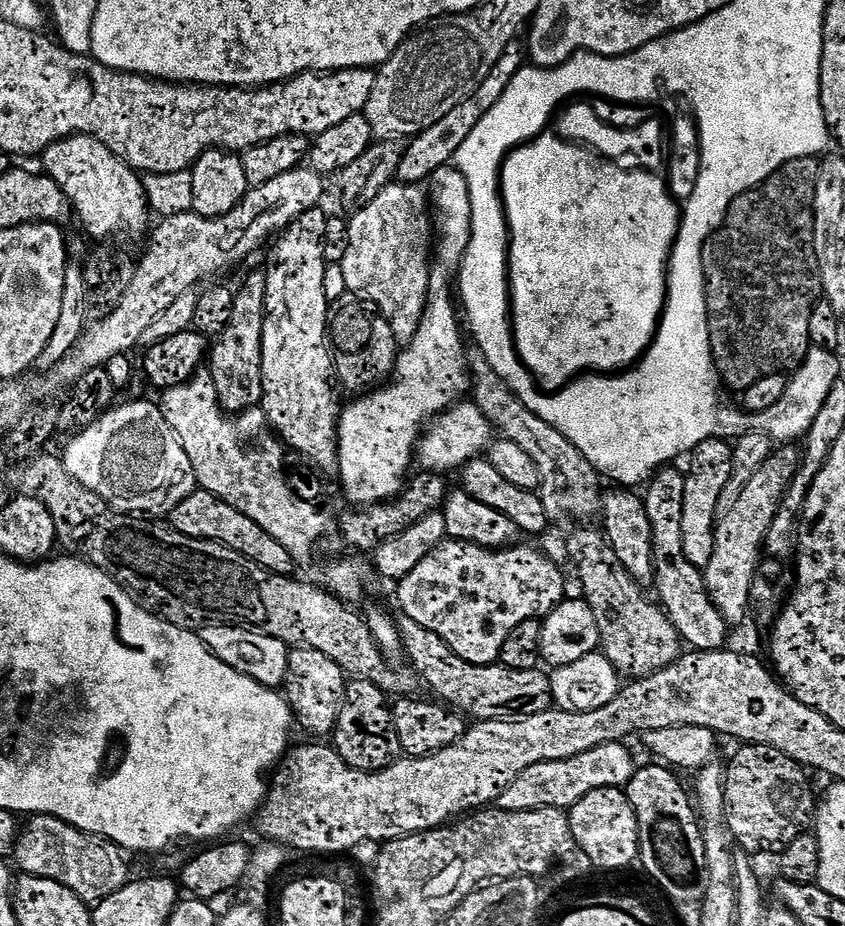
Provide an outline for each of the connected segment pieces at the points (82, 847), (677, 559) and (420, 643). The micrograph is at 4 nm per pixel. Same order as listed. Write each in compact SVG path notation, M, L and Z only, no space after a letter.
M60 821L40 823L44 824L20 824L14 830L16 838L12 864L19 873L50 878L78 894L80 900L87 904L104 899L129 879L125 862L114 858L111 845L103 837L79 831Z
M652 492L646 496L646 507L652 523L652 570L656 592L660 595L659 607L689 649L697 652L723 649L730 625L708 596L705 573L691 565L683 553L681 493Z
M399 615L396 623L398 625L399 634L401 636L405 657L413 670L413 673L439 697L445 705L452 707L455 711L472 716L471 719L508 721L521 720L524 717L533 717L534 714L545 712L551 707L552 687L551 677L541 669L520 671L518 669L509 669L495 664L472 664L467 663L464 659L458 658L457 655L446 646L444 642L433 631L426 630L425 627L419 626L418 622L406 615Z

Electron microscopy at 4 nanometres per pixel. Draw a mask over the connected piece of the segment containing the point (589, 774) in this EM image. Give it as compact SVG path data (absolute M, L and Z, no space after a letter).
M604 744L594 751L586 751L585 754L575 755L574 758L564 760L551 760L544 764L535 764L527 767L511 783L511 786L501 791L497 800L497 807L504 811L524 811L526 809L536 808L558 808L566 810L575 805L586 794L592 793L600 788L622 788L631 780L636 769L636 763L631 754L625 750L625 745L619 744Z

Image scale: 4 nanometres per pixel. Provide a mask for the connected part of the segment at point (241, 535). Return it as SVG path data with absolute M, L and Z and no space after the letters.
M197 489L176 505L169 512L168 525L176 533L190 537L191 540L206 540L232 549L235 553L246 556L248 560L276 576L289 576L295 573L296 565L293 558L278 540L268 536L254 520L250 520L234 507L230 507L222 499L204 489Z

